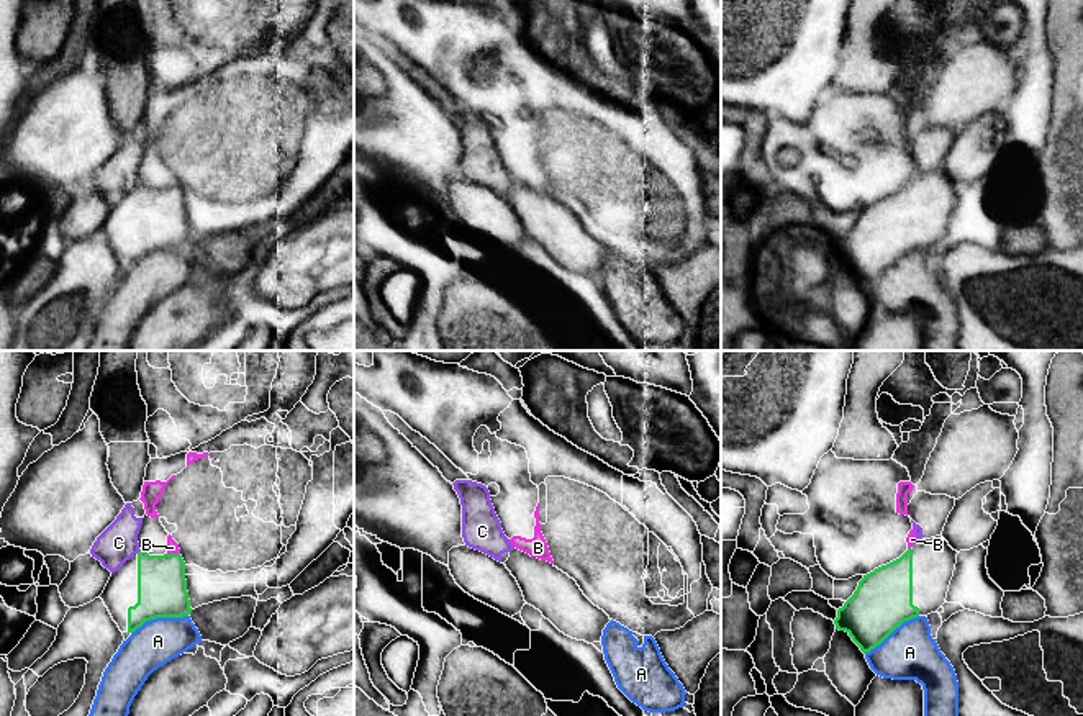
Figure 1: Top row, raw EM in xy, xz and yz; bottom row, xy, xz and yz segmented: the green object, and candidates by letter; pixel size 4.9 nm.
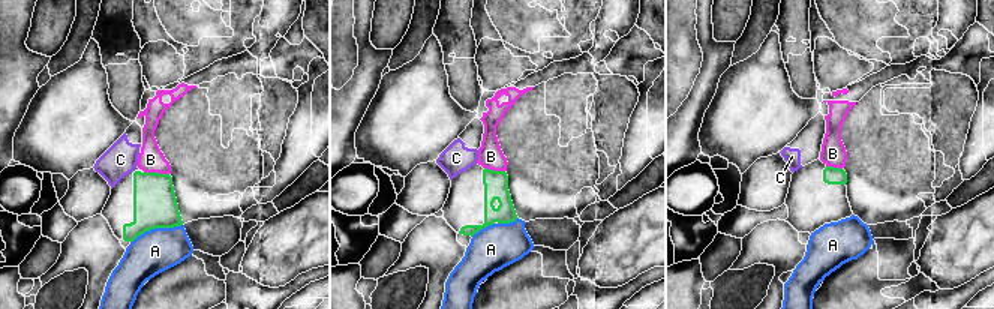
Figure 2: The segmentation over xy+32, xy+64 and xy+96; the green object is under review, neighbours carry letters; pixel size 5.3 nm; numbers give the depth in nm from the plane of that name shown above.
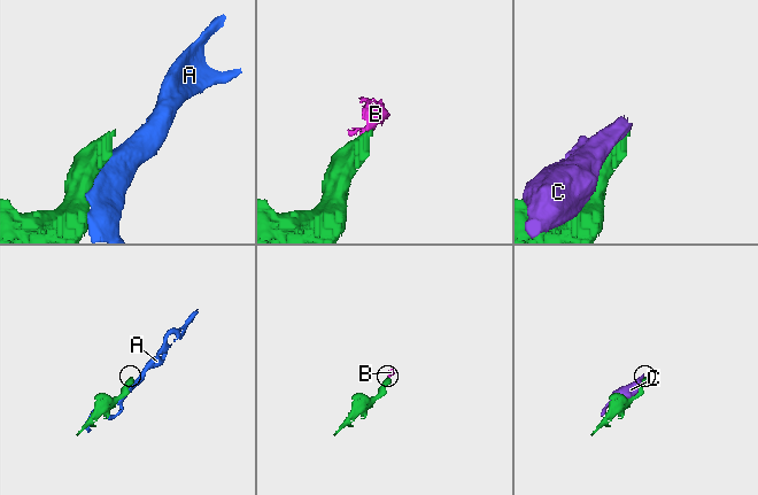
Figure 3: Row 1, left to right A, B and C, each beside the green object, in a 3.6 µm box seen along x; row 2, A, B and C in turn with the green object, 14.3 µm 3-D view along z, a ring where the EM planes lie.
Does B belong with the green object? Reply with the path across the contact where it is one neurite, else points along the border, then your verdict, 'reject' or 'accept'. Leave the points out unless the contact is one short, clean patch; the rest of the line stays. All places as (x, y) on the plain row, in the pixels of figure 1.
along xy (167, 185), (179, 187) | reject

